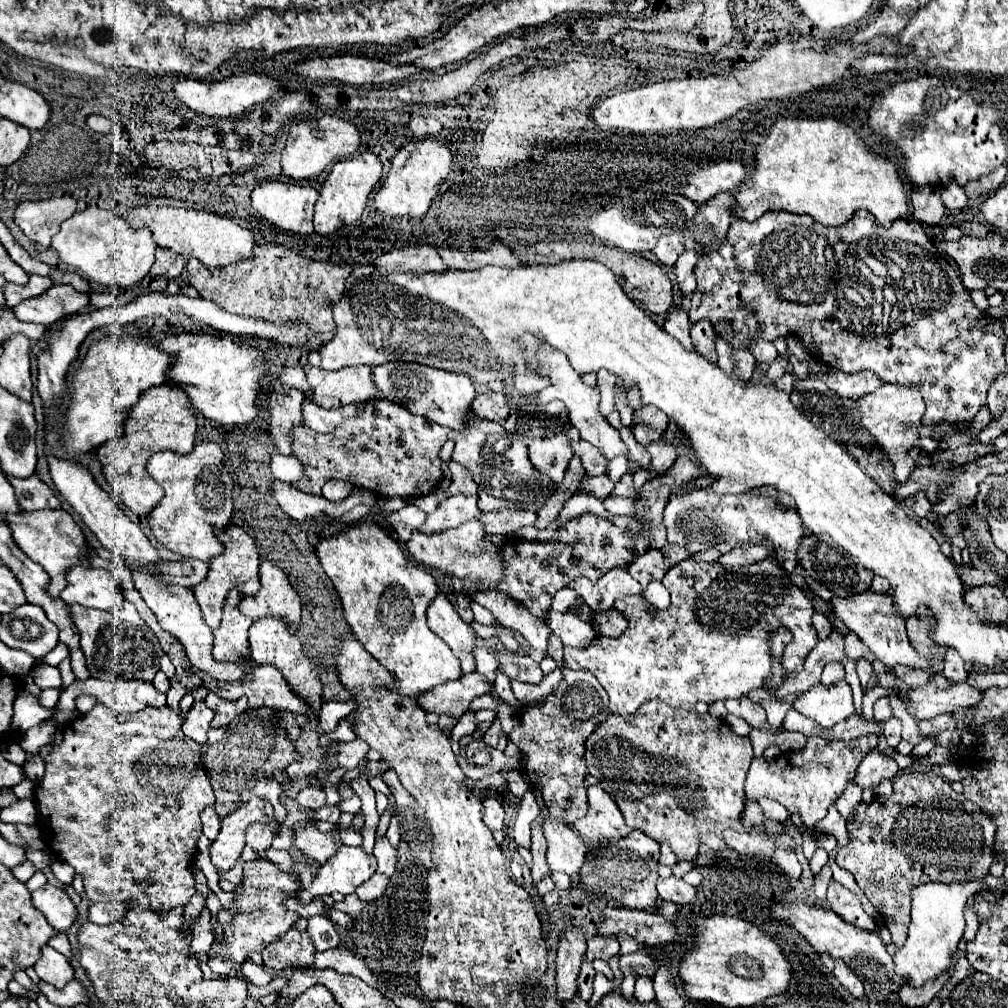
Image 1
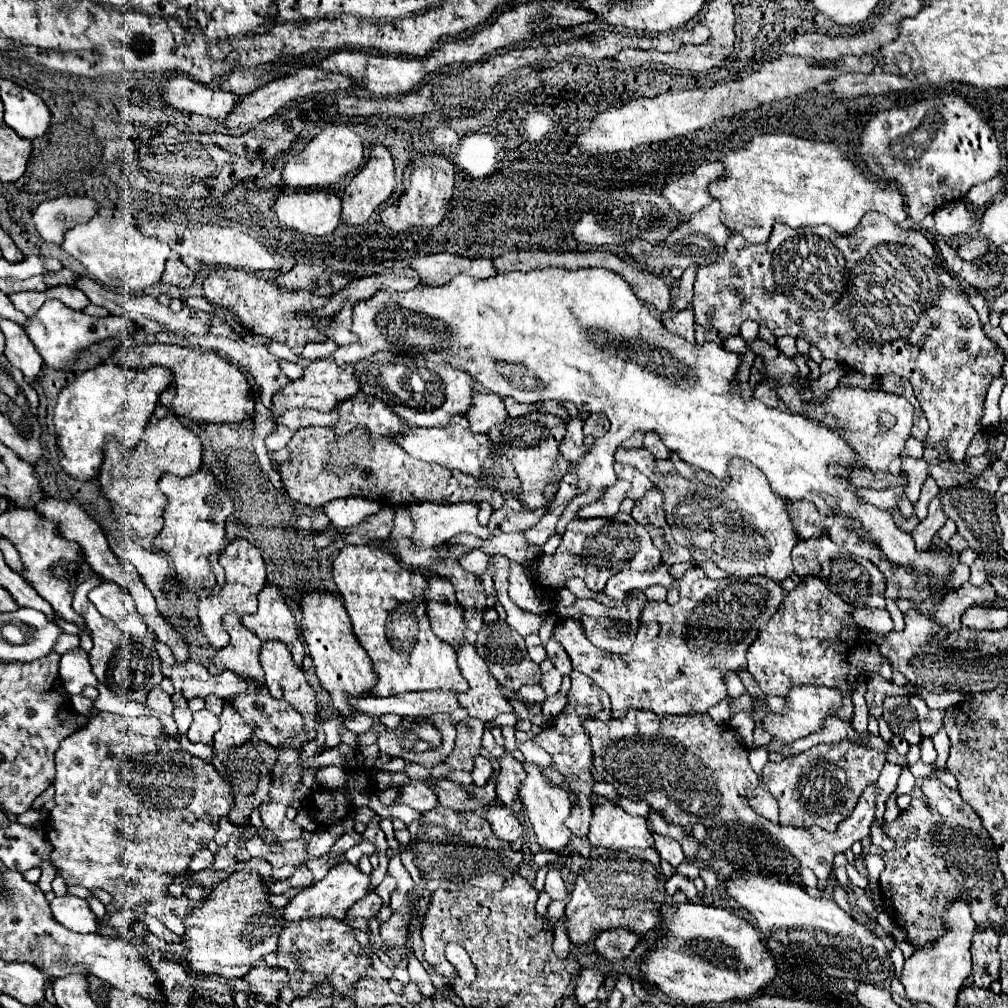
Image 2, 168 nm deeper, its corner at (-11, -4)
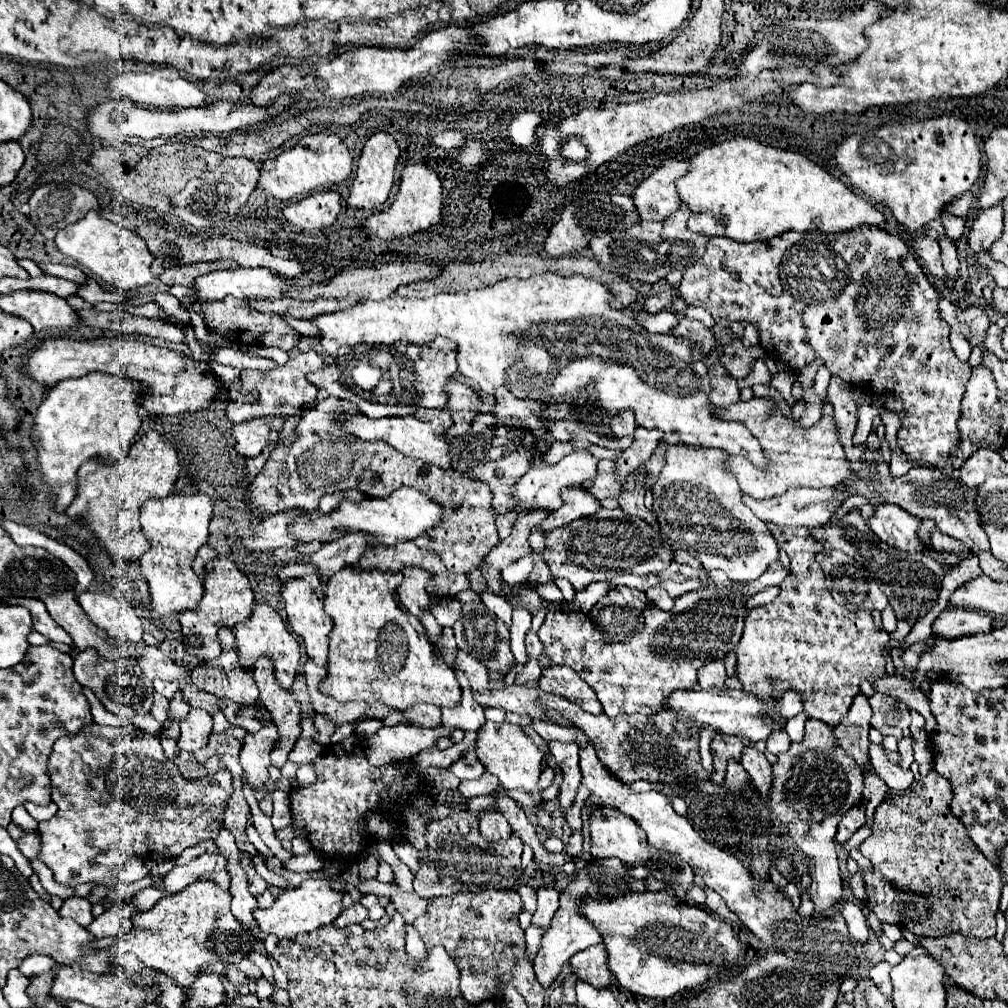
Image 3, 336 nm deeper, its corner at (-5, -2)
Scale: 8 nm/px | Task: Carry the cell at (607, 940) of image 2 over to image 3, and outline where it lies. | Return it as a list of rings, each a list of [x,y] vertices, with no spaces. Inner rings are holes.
[[[597,944],[583,952],[577,952],[569,960],[569,968],[577,982],[587,982],[593,988],[607,988],[611,984],[611,972],[607,968],[607,950]]]

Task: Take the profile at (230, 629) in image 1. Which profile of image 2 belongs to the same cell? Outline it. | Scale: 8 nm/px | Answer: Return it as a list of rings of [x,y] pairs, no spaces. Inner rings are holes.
[[[235,612],[223,616],[223,626],[229,632],[231,640],[225,648],[215,652],[209,670],[213,674],[221,670],[233,670],[245,678],[255,678],[263,682],[263,668],[259,664],[261,640],[243,626],[241,616]]]

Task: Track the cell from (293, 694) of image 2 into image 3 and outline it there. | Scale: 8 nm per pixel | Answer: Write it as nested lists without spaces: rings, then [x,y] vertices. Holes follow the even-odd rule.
[[[269,658],[257,660],[257,664],[253,668],[253,678],[261,692],[261,700],[267,708],[267,712],[271,714],[271,720],[279,732],[277,746],[273,746],[273,750],[271,750],[271,766],[283,768],[287,762],[287,754],[293,750],[293,746],[301,734],[299,704],[291,696],[291,692],[281,690],[277,686],[277,680],[273,676],[273,664]]]

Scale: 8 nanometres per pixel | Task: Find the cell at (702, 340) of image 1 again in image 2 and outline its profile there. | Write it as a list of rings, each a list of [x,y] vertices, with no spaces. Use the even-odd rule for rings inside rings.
[[[699,324],[695,325],[695,338],[697,338],[697,344],[705,344],[705,342],[717,342],[718,345],[723,344],[723,340],[715,332],[715,328],[707,328],[707,326]]]

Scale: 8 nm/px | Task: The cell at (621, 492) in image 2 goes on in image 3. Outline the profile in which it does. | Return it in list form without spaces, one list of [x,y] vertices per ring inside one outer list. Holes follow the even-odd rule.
[[[581,488],[561,490],[561,498],[563,498],[563,506],[559,510],[549,512],[549,516],[537,526],[541,532],[551,532],[553,528],[561,528],[583,516],[593,516],[595,512],[601,510],[599,502]]]

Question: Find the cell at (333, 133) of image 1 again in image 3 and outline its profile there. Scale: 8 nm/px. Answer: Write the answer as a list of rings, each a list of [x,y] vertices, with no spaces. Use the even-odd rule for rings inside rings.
[[[319,132],[319,134],[303,136],[295,148],[279,154],[277,158],[261,162],[261,166],[259,166],[261,178],[259,178],[257,186],[265,194],[269,194],[277,200],[295,202],[299,198],[305,198],[305,196],[319,191],[324,188],[325,184],[334,185],[345,181],[351,174],[351,168],[353,168],[353,158],[351,158],[349,150],[345,148],[345,144],[341,142],[341,138],[335,134]]]

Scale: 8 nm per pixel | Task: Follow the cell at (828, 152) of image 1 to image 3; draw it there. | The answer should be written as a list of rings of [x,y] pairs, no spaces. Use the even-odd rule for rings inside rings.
[[[733,138],[725,140],[723,144],[703,148],[691,158],[689,172],[677,180],[677,192],[681,202],[687,204],[693,212],[687,224],[689,230],[695,230],[697,234],[703,234],[707,238],[725,236],[735,242],[757,242],[769,240],[787,230],[837,234],[863,224],[879,226],[881,222],[885,222],[883,212],[865,202],[861,194],[855,194],[827,170],[807,160],[803,154],[765,146],[755,138]]]

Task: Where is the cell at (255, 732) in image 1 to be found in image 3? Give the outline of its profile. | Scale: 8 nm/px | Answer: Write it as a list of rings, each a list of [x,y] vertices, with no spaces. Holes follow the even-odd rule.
[[[243,782],[239,784],[233,784],[233,796],[229,800],[229,806],[225,810],[225,822],[223,822],[223,828],[231,830],[233,836],[237,838],[237,846],[241,852],[245,854],[255,854],[257,850],[251,846],[251,842],[245,838],[245,830],[249,826],[249,804],[245,802],[243,798],[243,790],[241,790]]]

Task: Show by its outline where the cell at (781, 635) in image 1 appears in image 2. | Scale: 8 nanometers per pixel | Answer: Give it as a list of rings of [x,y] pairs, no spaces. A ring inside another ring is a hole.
[[[807,576],[789,592],[779,612],[759,628],[759,638],[747,652],[747,670],[757,680],[765,694],[787,694],[795,684],[835,686],[843,692],[843,704],[834,716],[851,720],[853,702],[851,692],[857,680],[877,674],[881,654],[869,640],[865,630],[845,630],[841,624],[853,624],[853,606],[835,596],[819,578]]]

